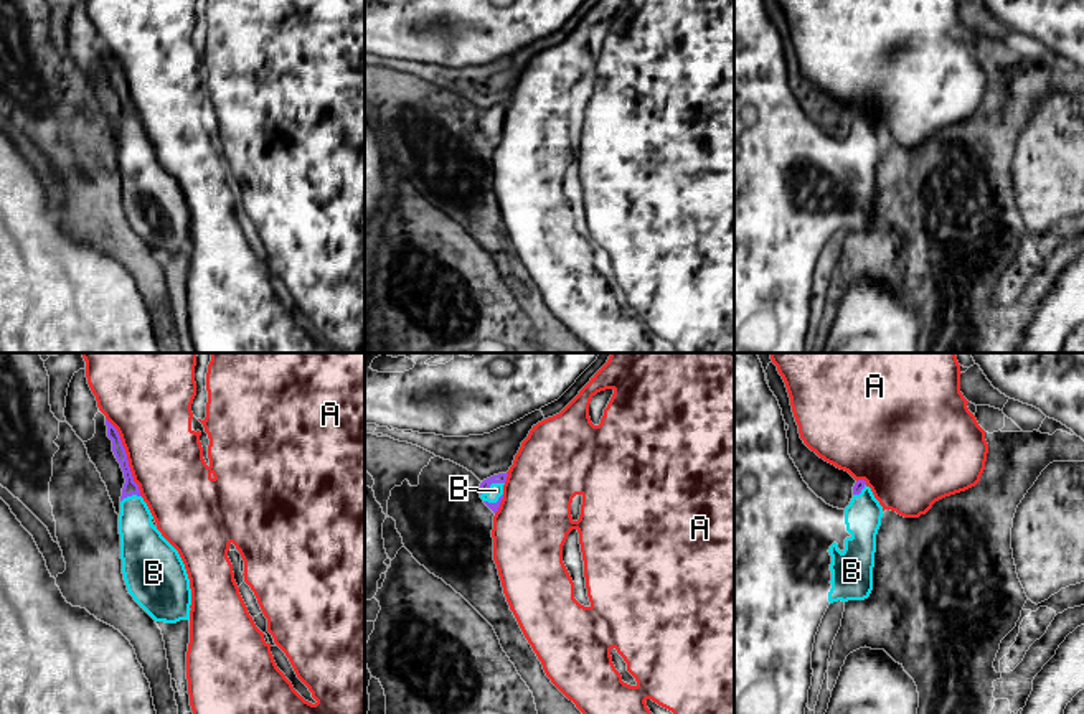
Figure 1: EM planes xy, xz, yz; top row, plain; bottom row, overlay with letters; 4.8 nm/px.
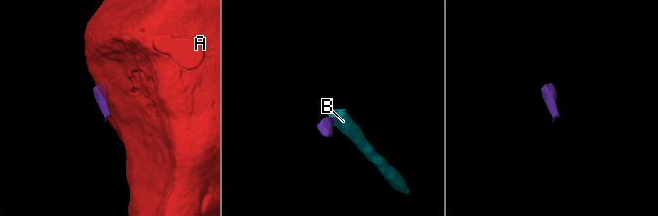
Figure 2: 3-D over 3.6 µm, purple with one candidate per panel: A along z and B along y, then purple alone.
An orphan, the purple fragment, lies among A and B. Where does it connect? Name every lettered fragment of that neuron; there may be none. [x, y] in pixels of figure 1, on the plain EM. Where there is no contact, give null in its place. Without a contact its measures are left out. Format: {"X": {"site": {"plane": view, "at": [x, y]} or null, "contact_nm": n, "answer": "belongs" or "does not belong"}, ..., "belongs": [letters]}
{"A": {"site": {"plane": "xy", "at": [126, 88]}, "contact_nm": 420, "answer": "does not belong"}, "B": {"site": {"plane": "xz", "at": [490, 114]}, "contact_nm": 140, "answer": "belongs"}, "belongs": ["B"]}

